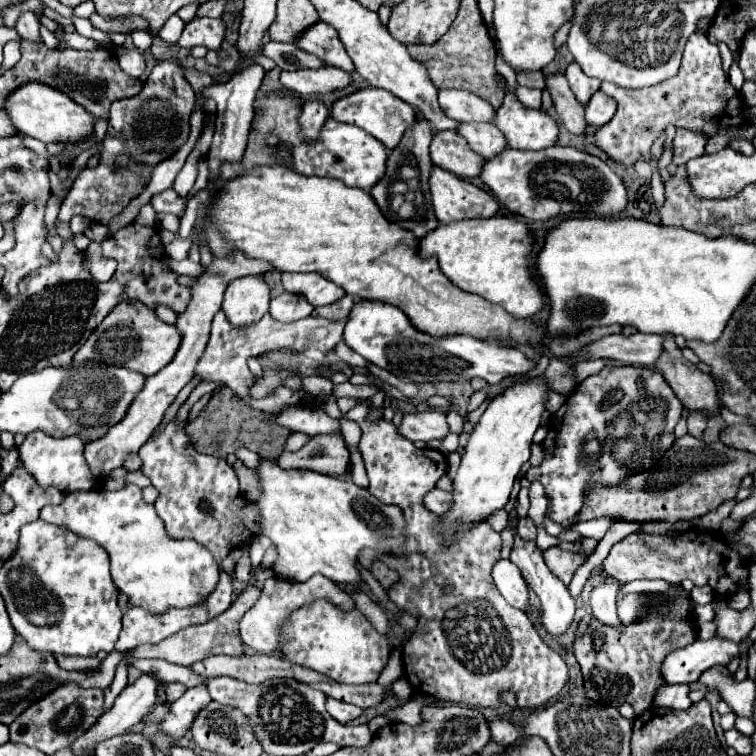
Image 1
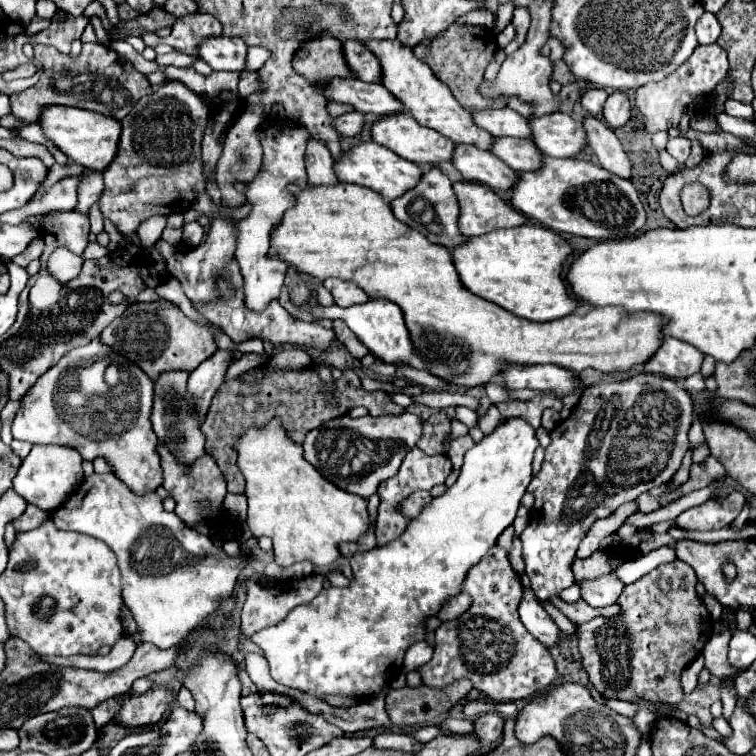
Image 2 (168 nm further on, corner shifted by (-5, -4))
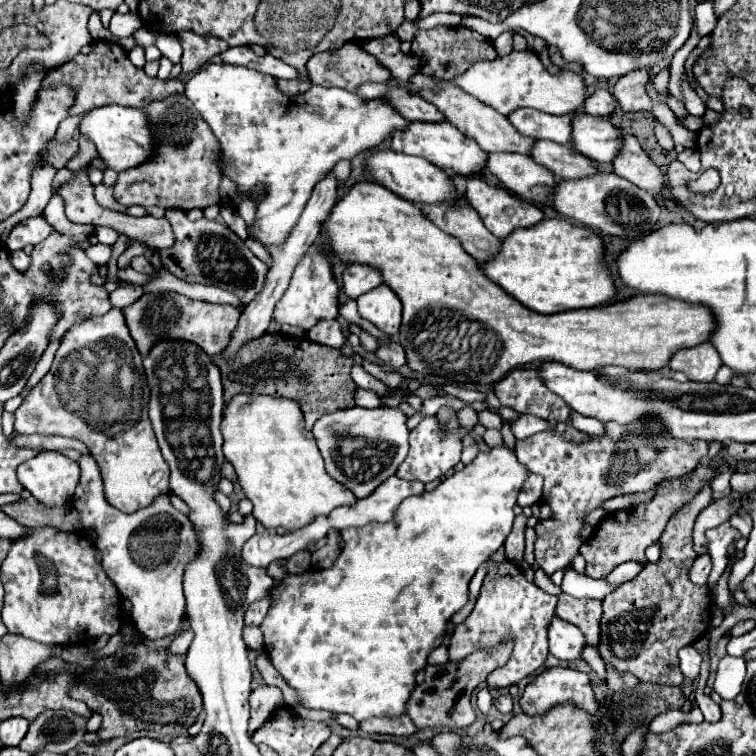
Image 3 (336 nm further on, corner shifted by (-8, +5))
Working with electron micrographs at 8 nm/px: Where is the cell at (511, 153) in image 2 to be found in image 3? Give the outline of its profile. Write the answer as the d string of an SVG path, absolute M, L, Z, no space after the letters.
M536 141L530 149L530 157L556 177L586 177L586 173L596 173L588 157L580 157L572 147L554 141Z

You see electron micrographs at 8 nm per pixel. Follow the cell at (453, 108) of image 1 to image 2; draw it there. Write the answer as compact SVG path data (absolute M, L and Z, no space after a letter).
M487 108L481 112L473 112L473 120L477 126L489 130L493 136L501 138L501 136L513 136L513 138L525 138L531 140L533 130L529 126L529 118L517 114L511 108Z

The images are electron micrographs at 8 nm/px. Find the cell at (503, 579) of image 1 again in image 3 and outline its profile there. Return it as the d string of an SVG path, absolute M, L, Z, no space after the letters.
M552 617L548 623L548 643L550 653L558 659L580 659L580 649L586 645L584 635L576 625L570 625L558 617Z

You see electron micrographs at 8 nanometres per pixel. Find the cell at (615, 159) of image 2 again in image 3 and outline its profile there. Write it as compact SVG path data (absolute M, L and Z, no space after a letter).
M622 131L622 149L614 157L614 173L632 181L634 185L650 191L654 197L660 195L662 189L662 173L660 169L648 159L646 151L640 147L636 137Z

